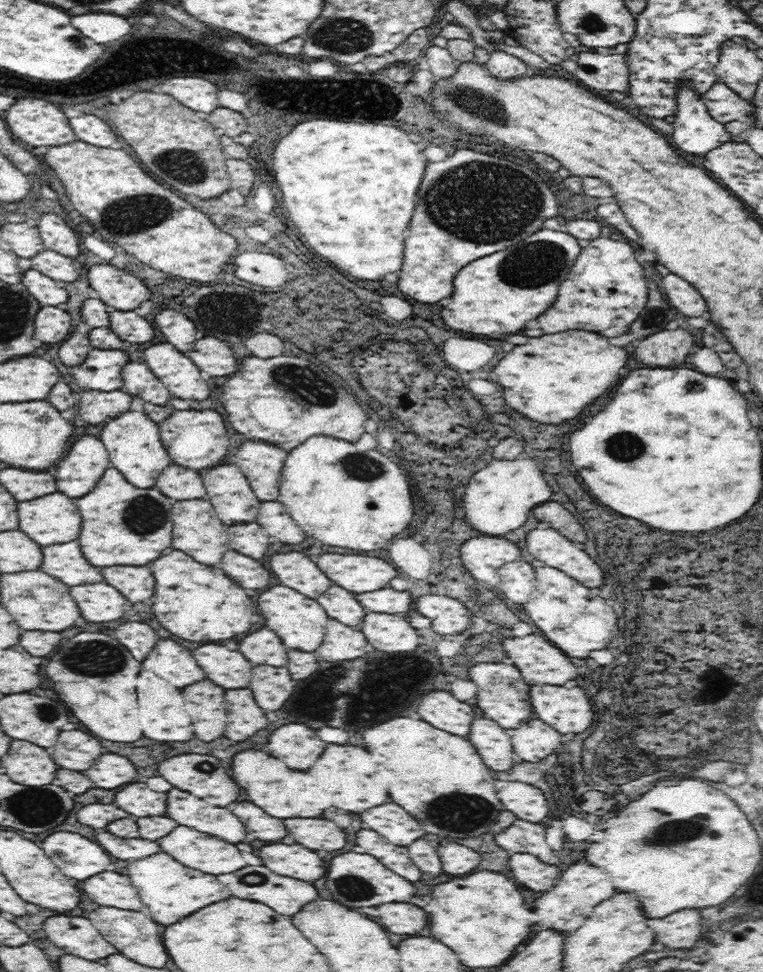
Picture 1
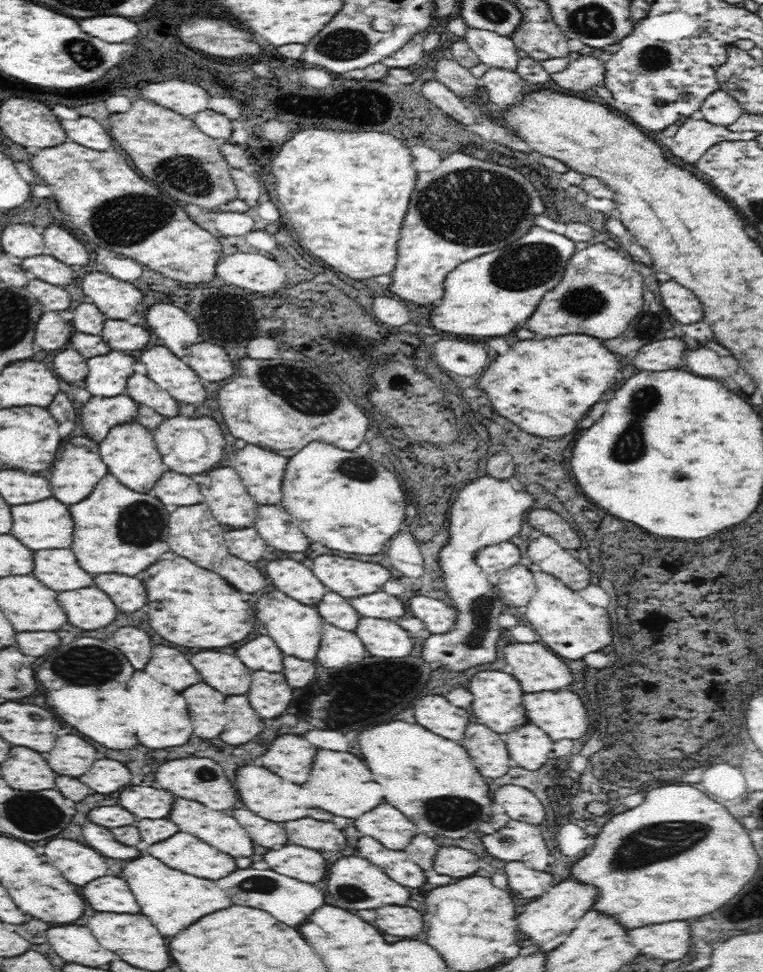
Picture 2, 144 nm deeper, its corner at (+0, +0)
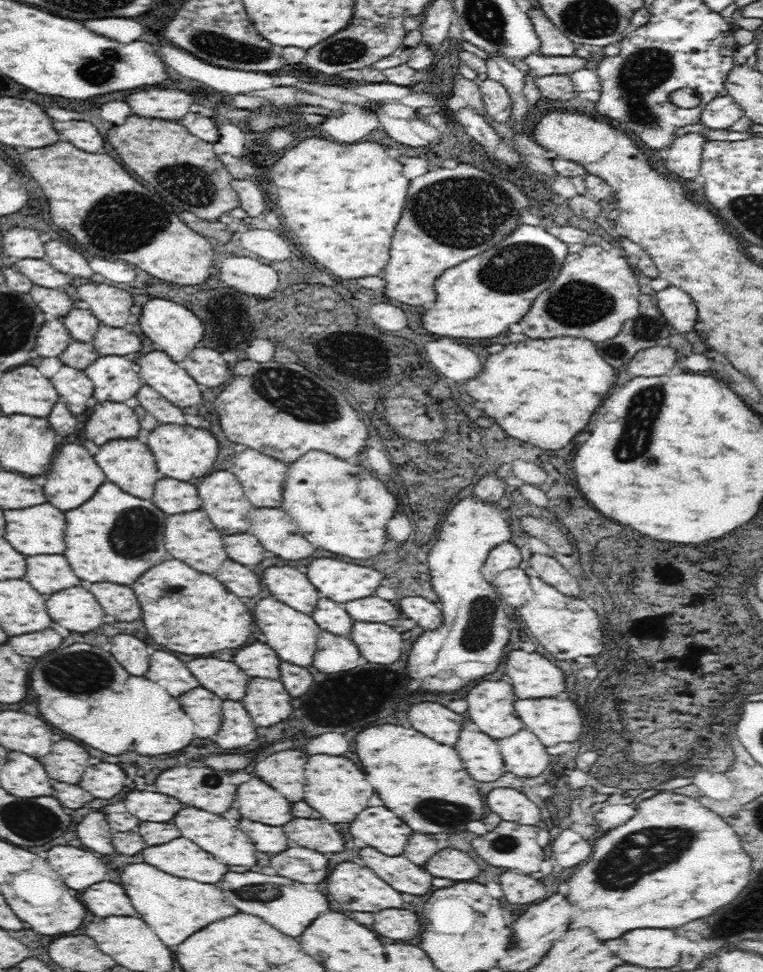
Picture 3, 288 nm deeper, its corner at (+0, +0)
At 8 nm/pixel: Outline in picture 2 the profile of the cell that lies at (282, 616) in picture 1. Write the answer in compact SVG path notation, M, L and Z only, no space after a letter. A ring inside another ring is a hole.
M272 590L256 602L256 618L264 624L270 638L278 644L278 648L286 656L294 656L294 658L310 660L310 662L316 660L320 644L322 644L322 636L324 636L324 626L326 626L316 606L302 604L280 590Z

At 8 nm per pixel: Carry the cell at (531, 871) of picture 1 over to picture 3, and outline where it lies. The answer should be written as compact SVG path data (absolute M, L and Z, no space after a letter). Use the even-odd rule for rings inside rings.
M506 870L504 874L500 874L498 884L504 890L504 900L510 904L532 904L534 900L546 896L542 880L534 880L528 874L516 870Z

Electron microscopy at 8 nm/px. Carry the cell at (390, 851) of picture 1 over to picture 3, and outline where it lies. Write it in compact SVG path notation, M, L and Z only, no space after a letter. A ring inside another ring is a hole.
M364 848L358 852L360 866L372 868L388 886L396 888L404 894L422 896L430 892L434 876L430 876L424 868L412 864L404 854L402 856L386 856L376 848Z

